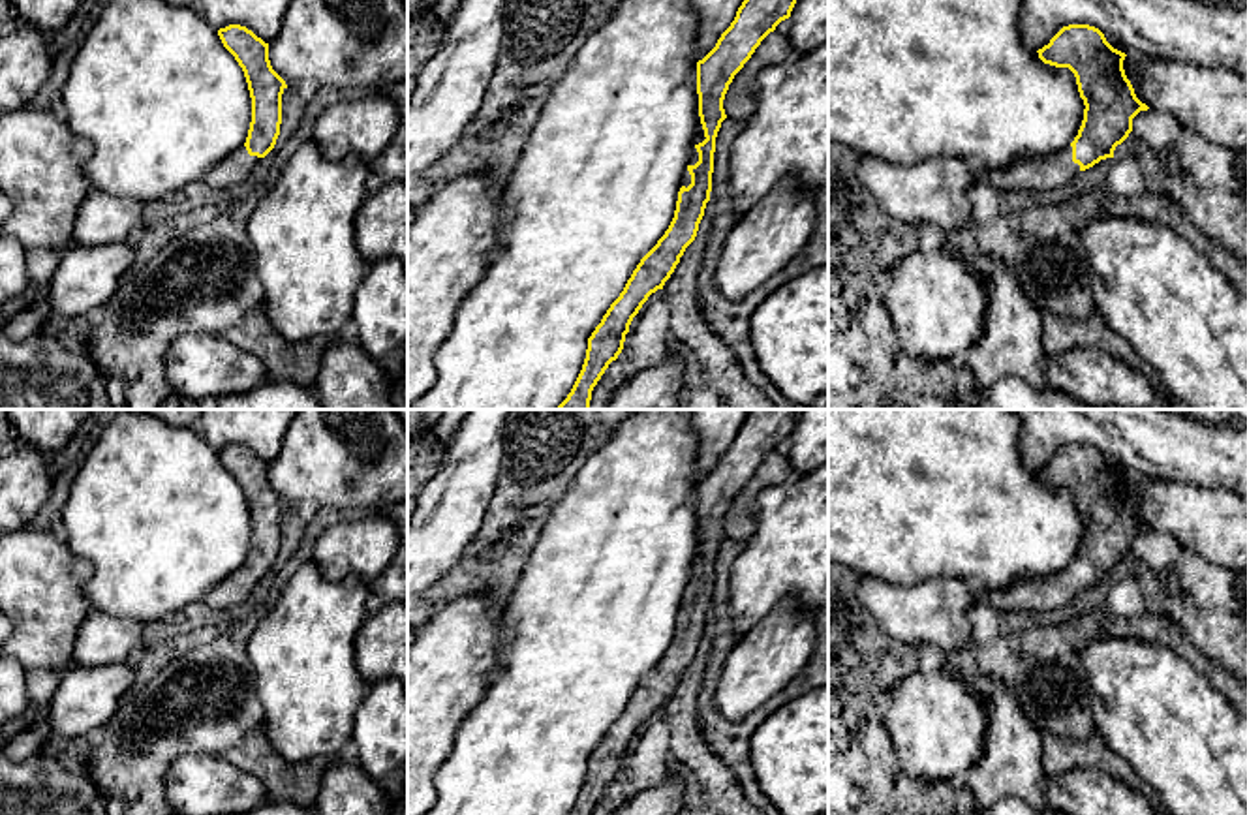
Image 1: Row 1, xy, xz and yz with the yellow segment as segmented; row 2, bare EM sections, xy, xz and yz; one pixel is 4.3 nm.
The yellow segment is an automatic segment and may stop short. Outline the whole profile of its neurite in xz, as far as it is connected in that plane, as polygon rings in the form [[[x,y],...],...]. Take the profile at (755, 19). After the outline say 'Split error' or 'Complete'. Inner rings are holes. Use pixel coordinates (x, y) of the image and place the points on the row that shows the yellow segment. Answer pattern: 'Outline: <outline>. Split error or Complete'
Outline: [[[744,0],[716,47],[697,62],[700,131],[684,173],[674,218],[588,338],[582,370],[556,409],[590,409],[592,391],[622,353],[633,317],[652,293],[663,289],[685,248],[695,240],[710,201],[716,137],[727,118],[723,100],[729,85],[761,41],[791,17],[794,4],[796,0]]]. Split error

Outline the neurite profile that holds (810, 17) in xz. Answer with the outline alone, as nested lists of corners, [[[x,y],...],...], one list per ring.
[[[796,0],[789,39],[794,54],[806,54],[828,41],[828,0]]]

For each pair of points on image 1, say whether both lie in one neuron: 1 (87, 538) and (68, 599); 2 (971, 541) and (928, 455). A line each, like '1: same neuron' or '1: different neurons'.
1: different neurons
2: same neuron

